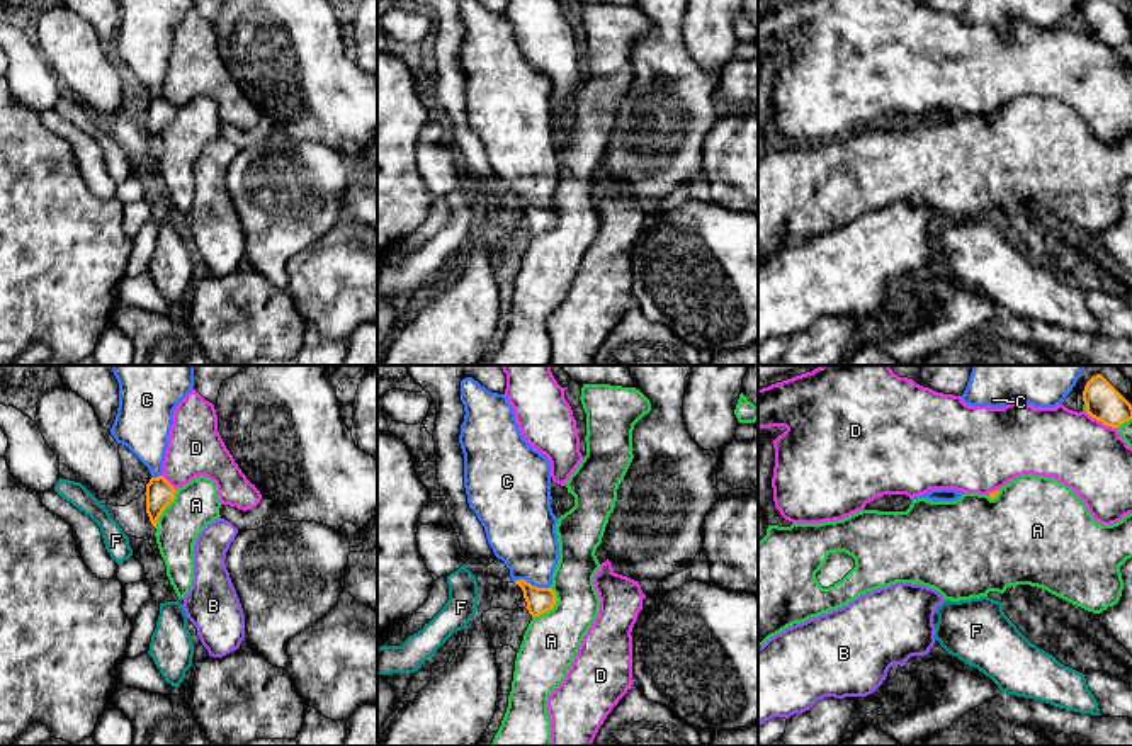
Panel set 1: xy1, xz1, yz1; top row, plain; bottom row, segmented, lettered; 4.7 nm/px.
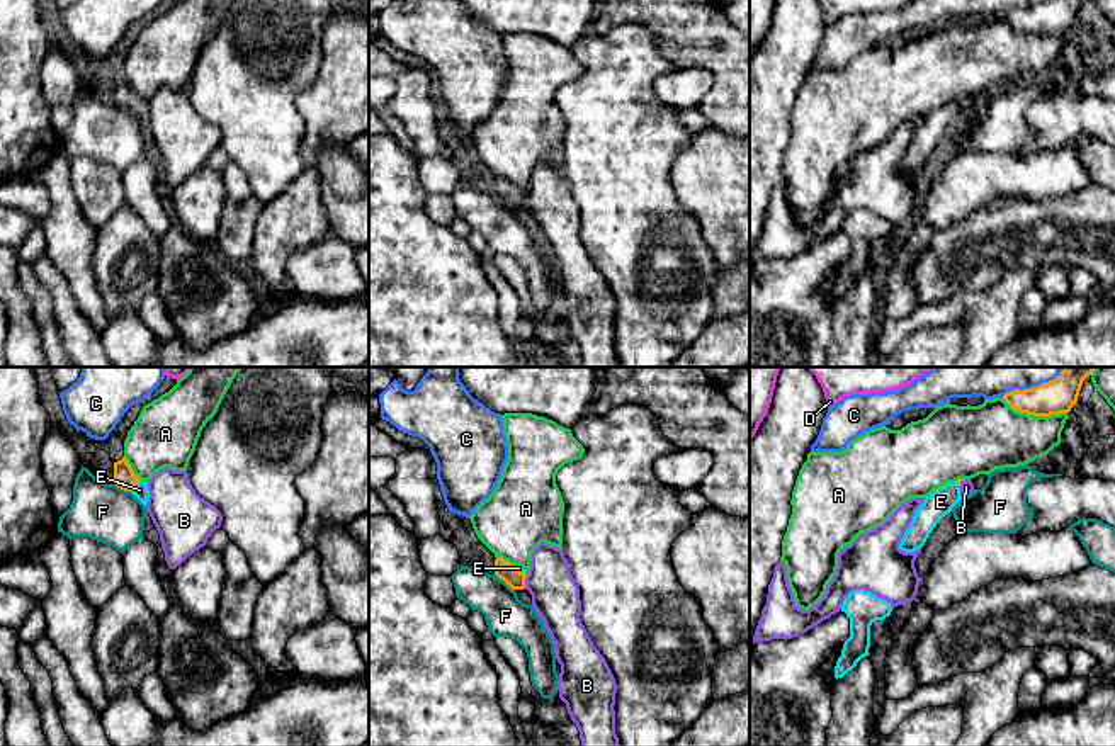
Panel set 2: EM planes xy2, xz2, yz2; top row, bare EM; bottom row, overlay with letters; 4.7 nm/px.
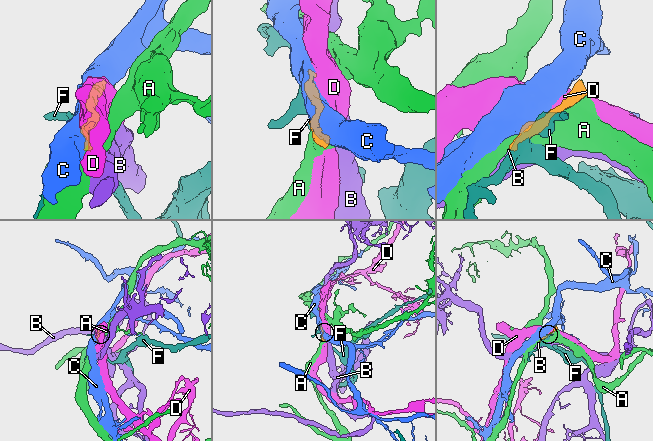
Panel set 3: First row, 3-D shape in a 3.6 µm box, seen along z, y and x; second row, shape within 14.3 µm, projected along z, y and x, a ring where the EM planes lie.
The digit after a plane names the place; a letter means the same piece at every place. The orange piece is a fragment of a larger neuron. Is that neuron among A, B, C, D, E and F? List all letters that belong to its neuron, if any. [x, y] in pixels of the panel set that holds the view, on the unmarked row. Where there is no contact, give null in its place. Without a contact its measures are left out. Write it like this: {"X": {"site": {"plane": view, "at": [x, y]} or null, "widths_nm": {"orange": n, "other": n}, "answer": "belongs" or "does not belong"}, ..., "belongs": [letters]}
{"A": {"site": {"plane": "yz2", "at": [1034, 34]}, "widths_nm": {"orange": 160, "other": 320}, "answer": "does not belong"}, "B": {"site": {"plane": "xz2", "at": [524, 201]}, "widths_nm": {"orange": 90, "other": 220}, "answer": "does not belong"}, "C": {"site": {"plane": "xz1", "at": [531, 204]}, "widths_nm": {"orange": 130, "other": 320}, "answer": "does not belong"}, "D": {"site": {"plane": "yz1", "at": [1100, 39]}, "widths_nm": {"orange": 170, "other": 340}, "answer": "does not belong"}, "E": {"site": {"plane": "xy2", "at": [133, 104]}, "widths_nm": {"orange": 100, "other": 80}, "answer": "belongs"}, "F": {"site": {"plane": "xz2", "at": [505, 201]}, "widths_nm": {"orange": 90, "other": 200}, "answer": "does not belong"}, "belongs": ["E"]}

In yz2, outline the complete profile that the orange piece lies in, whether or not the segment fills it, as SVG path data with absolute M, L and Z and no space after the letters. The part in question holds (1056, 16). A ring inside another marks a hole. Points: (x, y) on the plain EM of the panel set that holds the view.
M1049 0L1032 8L1015 8L1003 19L1020 32L1050 36L1069 32L1076 24L1083 0Z

